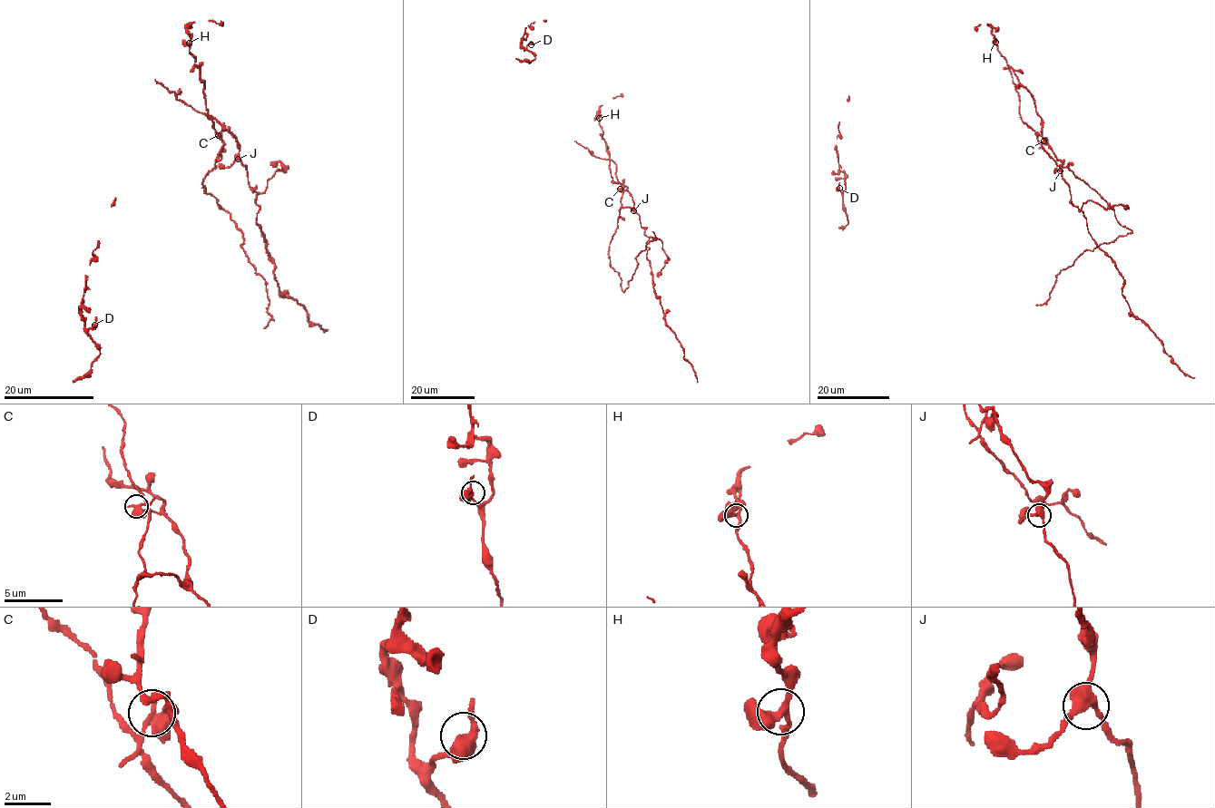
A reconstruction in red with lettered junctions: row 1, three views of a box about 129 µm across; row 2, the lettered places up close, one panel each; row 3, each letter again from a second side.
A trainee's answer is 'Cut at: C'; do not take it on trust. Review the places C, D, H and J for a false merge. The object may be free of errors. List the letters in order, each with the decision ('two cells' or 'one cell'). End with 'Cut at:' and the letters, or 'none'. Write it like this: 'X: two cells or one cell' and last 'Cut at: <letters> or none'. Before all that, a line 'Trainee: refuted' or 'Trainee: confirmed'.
Trainee: confirmed
C: two cells
D: one cell
H: one cell
J: one cell
Cut at: C

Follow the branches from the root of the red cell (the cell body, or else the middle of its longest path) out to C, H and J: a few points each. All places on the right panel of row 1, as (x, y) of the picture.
C: (1019, 112), (1020, 118), (1033, 130), (1040, 143), (1043, 141)
H: (1019, 112), (1038, 141), (1046, 140), (1042, 136), (1042, 119), (1033, 96), (1018, 81), (995, 42)
J: (1019, 112), (1020, 118), (1033, 130), (1038, 141), (1042, 143), (1046, 140), (1062, 163), (1060, 170)

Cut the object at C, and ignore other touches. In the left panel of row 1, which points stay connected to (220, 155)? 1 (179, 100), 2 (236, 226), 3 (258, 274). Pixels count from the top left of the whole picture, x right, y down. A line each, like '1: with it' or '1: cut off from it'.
1: with it
2: with it
3: with it

